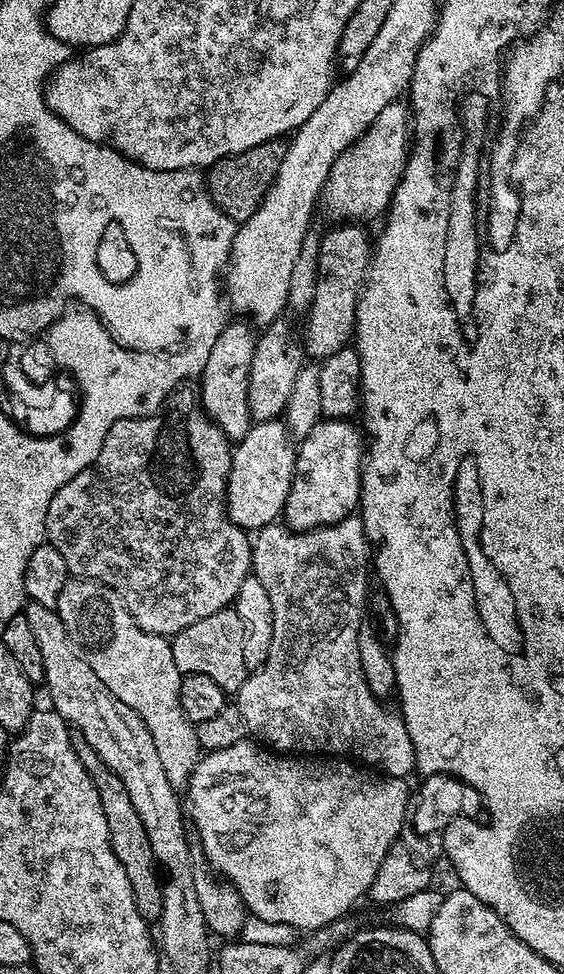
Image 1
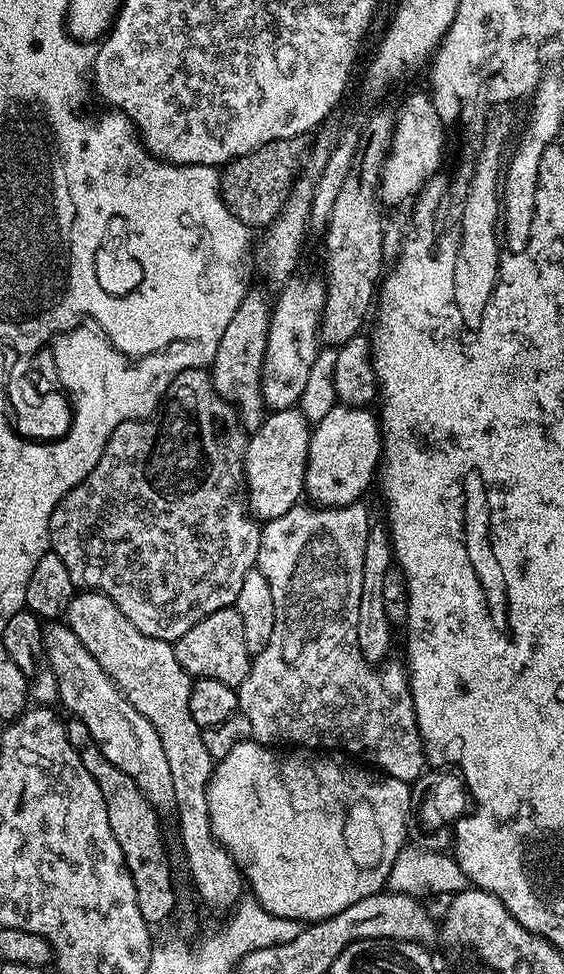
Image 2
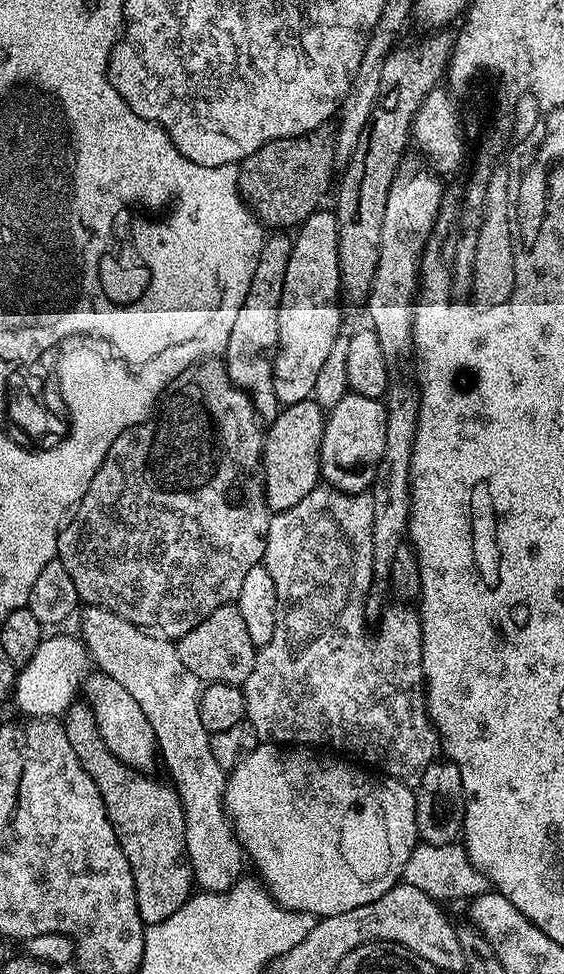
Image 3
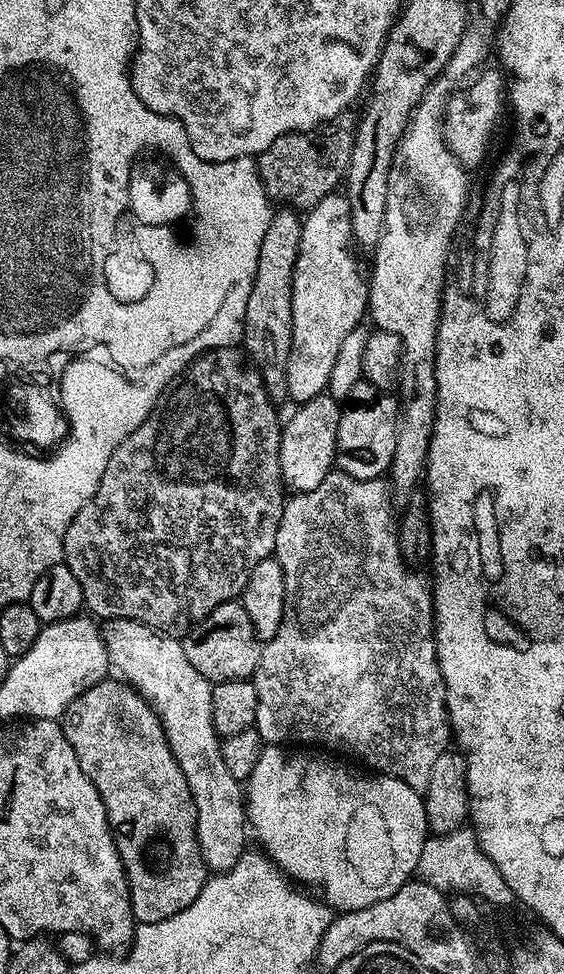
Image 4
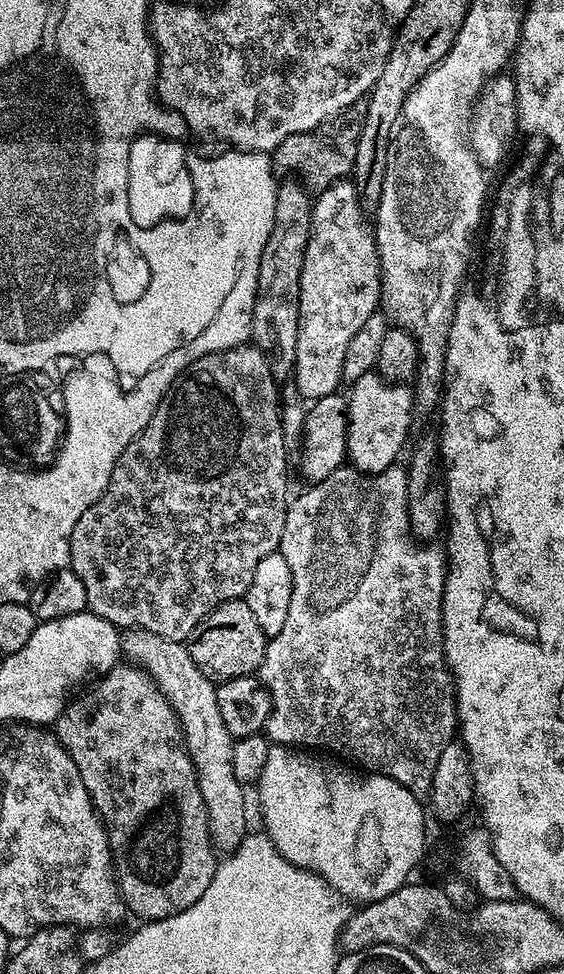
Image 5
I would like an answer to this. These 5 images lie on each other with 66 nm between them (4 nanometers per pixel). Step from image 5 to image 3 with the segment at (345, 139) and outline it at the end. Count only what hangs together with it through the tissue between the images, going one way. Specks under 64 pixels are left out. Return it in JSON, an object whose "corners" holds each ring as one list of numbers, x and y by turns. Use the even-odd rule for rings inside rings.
{"corners":[[327,123,320,124,303,136,278,138,254,150,254,154,250,154,238,165,238,183,245,205,255,212,261,224,272,230,288,230,299,226,311,212,321,207,320,199,327,194,331,184,333,187,332,172,336,171,336,129,331,123]]}

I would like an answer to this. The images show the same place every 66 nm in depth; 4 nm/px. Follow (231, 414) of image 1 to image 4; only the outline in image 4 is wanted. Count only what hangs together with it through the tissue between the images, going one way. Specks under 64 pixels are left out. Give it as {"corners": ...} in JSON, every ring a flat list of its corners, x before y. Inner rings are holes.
{"corners":[[292,210,277,211,270,222,270,230,266,230,266,238,262,238,262,250,258,254,258,270,254,278,254,286,250,290,250,302,246,302,246,314,244,315,244,334,242,337,242,348,247,359,258,363,258,371,264,380,268,391,268,397,273,402,288,400,288,387,284,377,284,368,290,358,292,349,292,279,294,268,298,262,298,250,302,242,303,223,301,217]]}

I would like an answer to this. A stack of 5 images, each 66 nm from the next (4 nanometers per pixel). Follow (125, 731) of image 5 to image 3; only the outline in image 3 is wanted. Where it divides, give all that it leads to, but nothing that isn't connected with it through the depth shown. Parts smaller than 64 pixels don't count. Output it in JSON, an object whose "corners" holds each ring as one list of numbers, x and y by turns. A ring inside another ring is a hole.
{"corners":[[74,702,64,712,62,723,66,730,66,742,70,742,74,754,78,754,78,762,82,762,82,770,94,778,94,786,98,786,98,794,102,794,102,802,106,806,106,814,114,834,118,838,118,846,122,854,126,854,126,862,130,862,130,870,134,878,136,905,140,921,145,925,166,922,174,910,181,908,194,892,192,867,188,861,186,850,186,818,180,795,171,783,151,780,151,775,126,766,102,742,102,734,98,734,96,719,87,703]]}

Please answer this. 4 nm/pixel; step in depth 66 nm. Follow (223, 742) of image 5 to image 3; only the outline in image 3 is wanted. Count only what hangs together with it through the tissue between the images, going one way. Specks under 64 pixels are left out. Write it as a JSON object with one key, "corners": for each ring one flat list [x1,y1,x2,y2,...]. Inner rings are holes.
{"corners":[[88,606,79,613,79,618,78,636,83,640,95,667,105,672,110,678,114,678,114,682,120,683,128,691,130,698,134,698,134,702,142,706,142,714,146,714,154,730,159,759,168,767,168,772,172,775,170,783,180,795,180,801,184,807,186,850,192,867,193,881,206,892,230,890,230,886,237,884,245,875,246,853,240,844,240,839,232,831,232,822,224,810,226,771,222,766,218,766,218,761,214,758,213,751,208,745,210,733,206,730,206,726,202,726,202,718,198,715,202,681,182,664,182,659,177,654,176,644,173,641,142,629,137,624,132,624,126,618,119,616,117,612]]}

